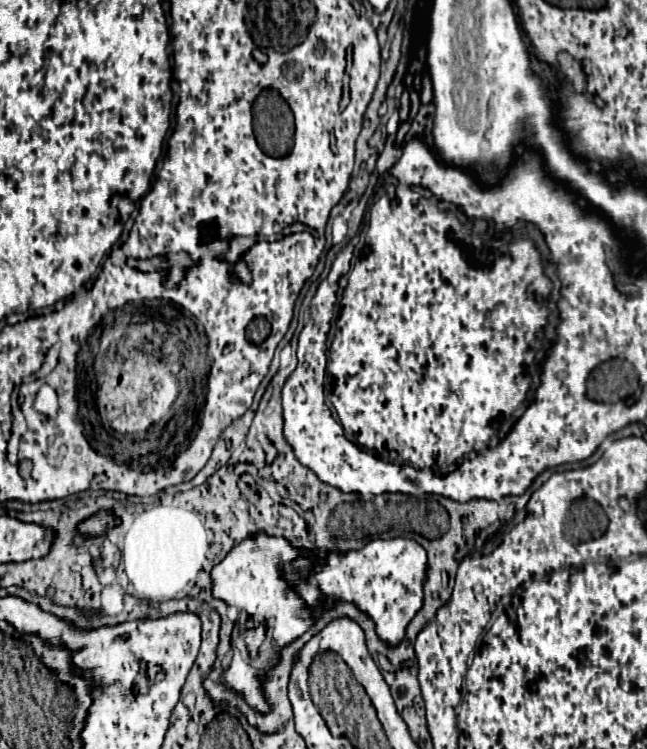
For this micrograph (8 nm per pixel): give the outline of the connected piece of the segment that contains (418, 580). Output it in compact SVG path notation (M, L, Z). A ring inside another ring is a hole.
M396 537L396 539L388 539L388 541L378 539L378 541L368 543L360 551L348 551L344 555L338 555L338 559L334 557L328 563L318 563L314 579L320 585L324 597L336 595L344 601L358 605L362 611L366 611L374 619L378 637L390 645L398 645L406 635L408 621L422 607L422 575L426 575L426 551L424 551L424 547L420 547L412 539Z

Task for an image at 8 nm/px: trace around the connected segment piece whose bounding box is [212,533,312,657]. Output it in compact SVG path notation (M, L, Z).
M258 533L254 539L244 539L238 547L234 547L234 551L226 555L222 563L218 563L212 569L214 597L226 601L228 605L236 605L238 609L248 611L252 615L248 623L250 631L246 633L246 645L252 657L256 655L264 639L268 617L276 619L276 629L278 629L276 641L280 643L280 647L300 637L312 625L312 617L304 601L294 591L290 591L288 585L280 579L282 575L280 565L290 563L294 555L298 555L298 551L284 537L268 537L266 533Z

